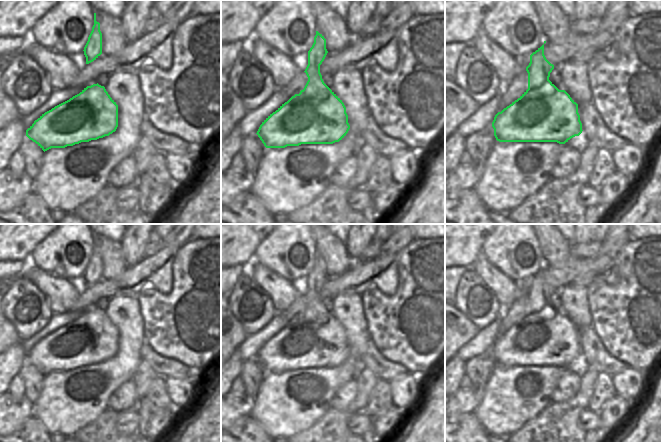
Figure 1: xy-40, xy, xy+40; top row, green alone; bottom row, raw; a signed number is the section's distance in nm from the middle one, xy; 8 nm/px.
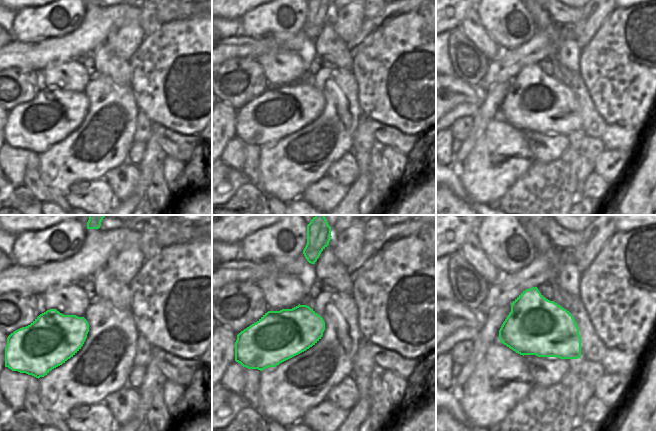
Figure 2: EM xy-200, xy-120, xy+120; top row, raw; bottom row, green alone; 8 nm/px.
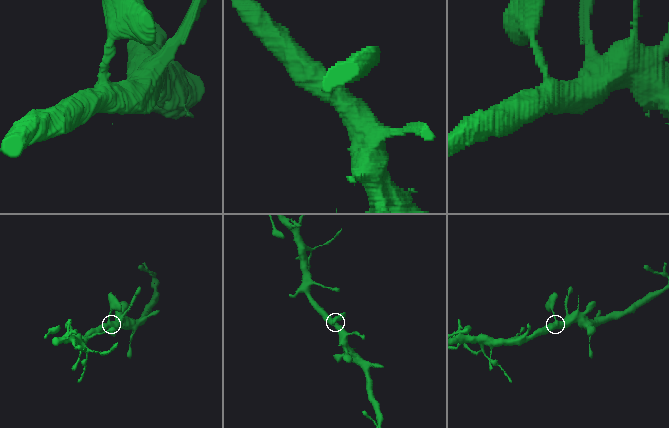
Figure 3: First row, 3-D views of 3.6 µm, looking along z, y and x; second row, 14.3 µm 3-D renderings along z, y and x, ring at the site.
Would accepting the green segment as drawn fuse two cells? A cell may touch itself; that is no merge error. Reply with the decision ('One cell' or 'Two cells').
One cell

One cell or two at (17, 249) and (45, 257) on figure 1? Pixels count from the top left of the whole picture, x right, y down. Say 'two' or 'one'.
two

